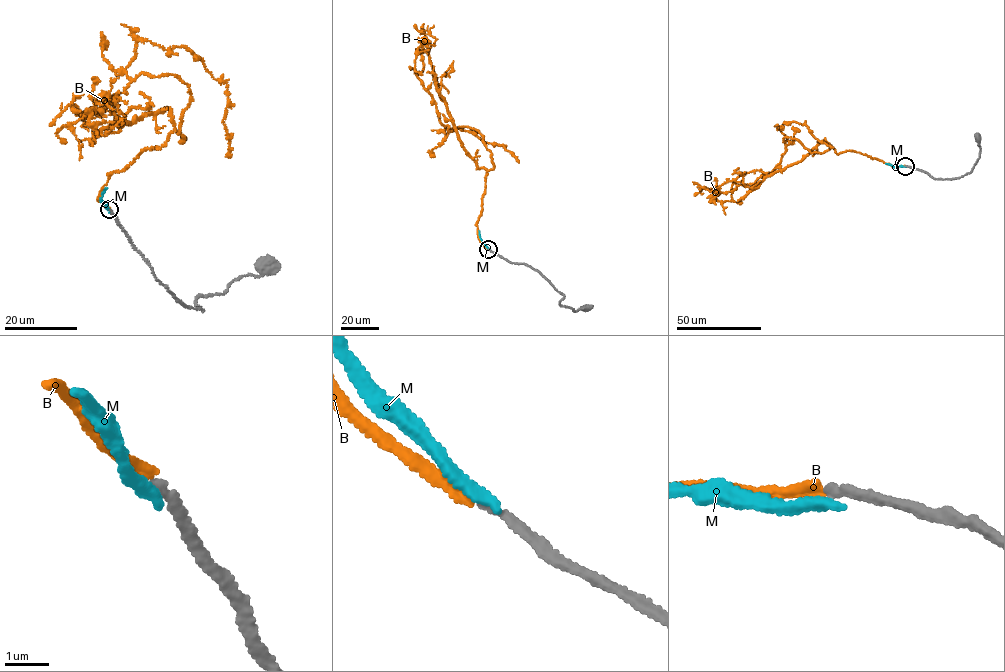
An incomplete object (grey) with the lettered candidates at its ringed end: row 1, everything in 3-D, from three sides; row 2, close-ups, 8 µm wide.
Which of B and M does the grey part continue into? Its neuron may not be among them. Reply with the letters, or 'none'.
B

